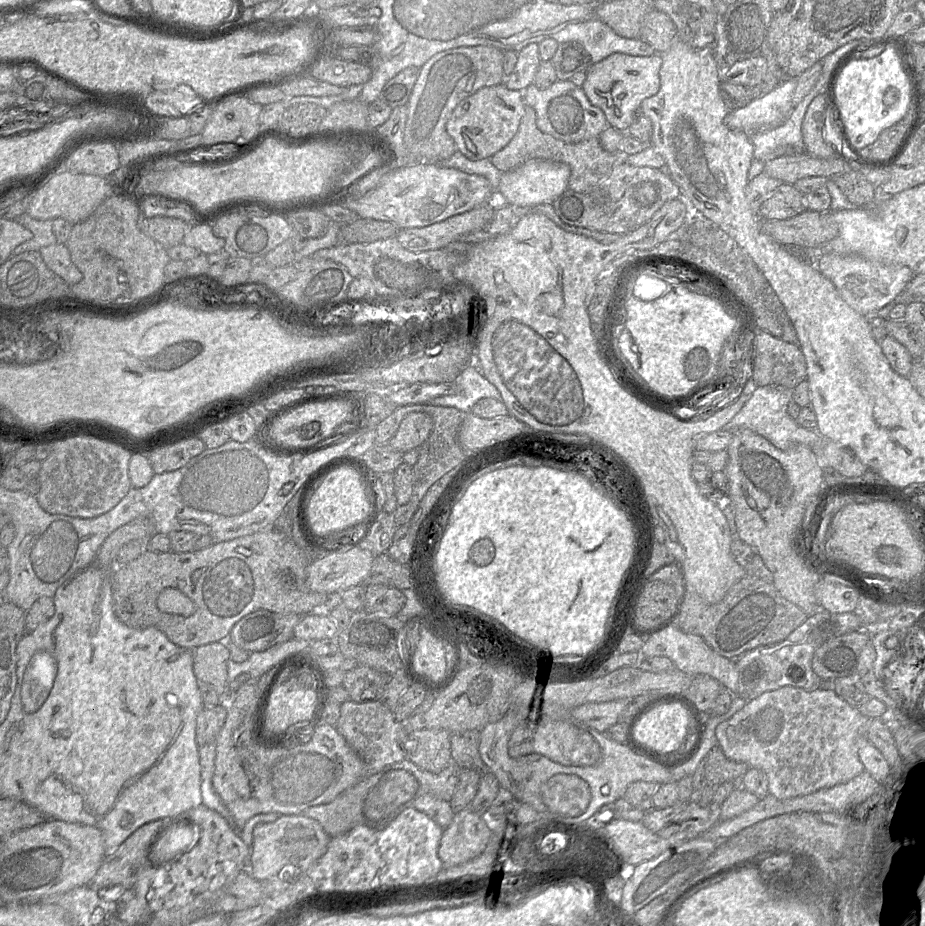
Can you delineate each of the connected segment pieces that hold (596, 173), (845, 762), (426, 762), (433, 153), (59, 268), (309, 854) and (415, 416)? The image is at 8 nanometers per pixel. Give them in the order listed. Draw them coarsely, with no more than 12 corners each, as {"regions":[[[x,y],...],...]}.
{"regions":[[[535,110],[490,160],[502,173],[542,159],[565,163],[568,189],[592,192],[625,157],[598,138],[543,133]],[[785,686],[716,727],[788,799],[864,772],[869,719]],[[422,729],[408,758],[422,770],[440,773],[451,764],[451,732]],[[462,46],[423,64],[407,103],[414,161],[457,151],[446,123],[504,83],[503,51]],[[65,244],[39,250],[47,267],[70,286],[83,275]],[[281,815],[258,824],[250,874],[307,871],[330,839],[316,820]],[[425,412],[401,421],[389,445],[407,452],[418,448],[432,430]]]}

